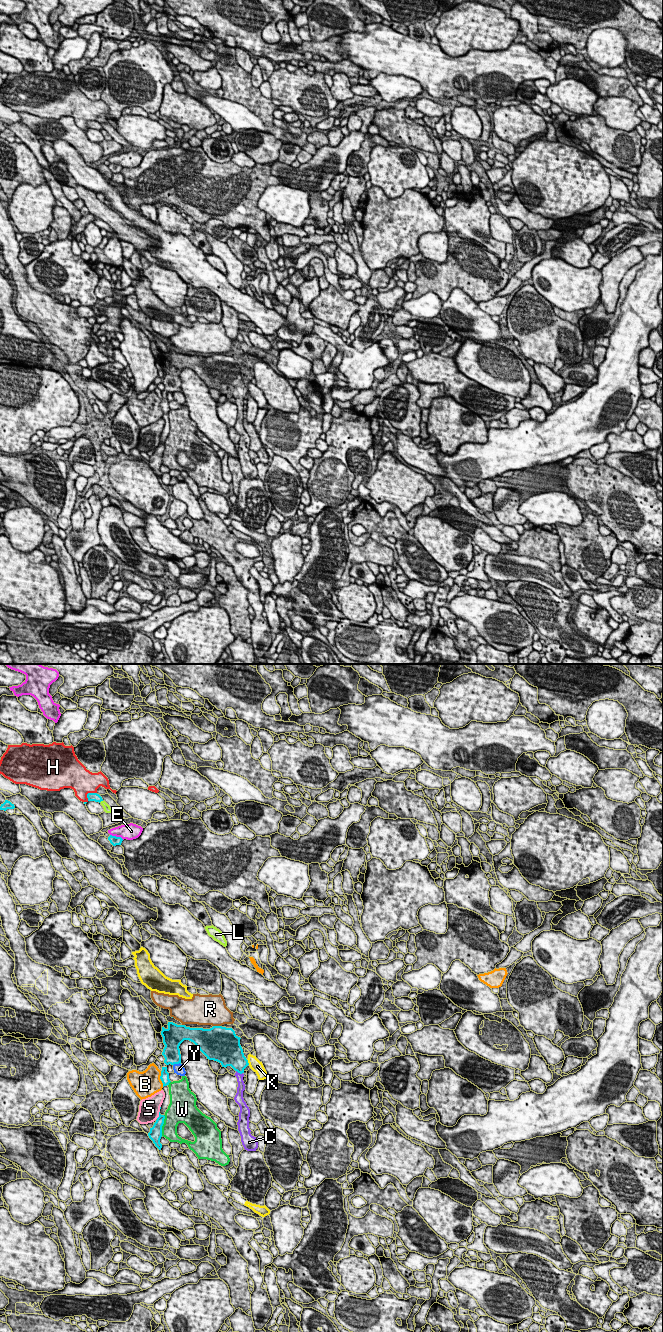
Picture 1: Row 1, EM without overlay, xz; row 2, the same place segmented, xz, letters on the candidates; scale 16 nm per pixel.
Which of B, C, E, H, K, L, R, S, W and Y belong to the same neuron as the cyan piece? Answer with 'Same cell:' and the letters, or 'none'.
Same cell: C

